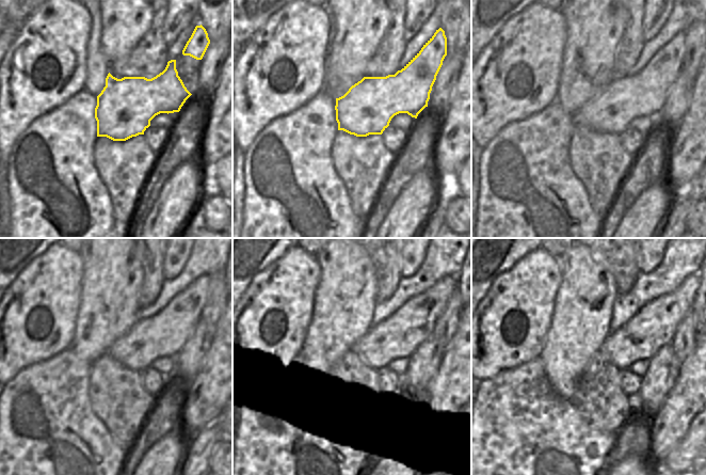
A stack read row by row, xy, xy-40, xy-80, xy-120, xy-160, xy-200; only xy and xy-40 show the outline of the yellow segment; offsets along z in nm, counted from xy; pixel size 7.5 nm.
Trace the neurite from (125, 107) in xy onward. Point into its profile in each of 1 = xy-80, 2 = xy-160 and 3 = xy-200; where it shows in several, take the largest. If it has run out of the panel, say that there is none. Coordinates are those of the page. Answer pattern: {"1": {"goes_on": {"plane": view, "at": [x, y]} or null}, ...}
{"1": {"goes_on": {"plane": "xy-80", "at": [610, 110]}}, "2": {"goes_on": {"plane": "xy-160", "at": [399, 335]}}, "3": {"goes_on": {"plane": "xy-200", "at": [654, 326]}}}

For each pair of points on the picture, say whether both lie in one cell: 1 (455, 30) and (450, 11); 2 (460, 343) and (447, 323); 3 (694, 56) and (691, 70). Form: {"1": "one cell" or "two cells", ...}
{"1": "one cell", "2": "two cells", "3": "one cell"}

